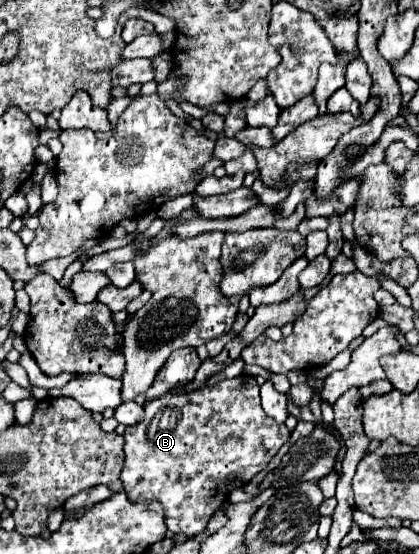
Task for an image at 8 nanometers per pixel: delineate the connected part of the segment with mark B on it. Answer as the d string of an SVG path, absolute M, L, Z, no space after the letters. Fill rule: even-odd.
M241 375L225 379L187 395L165 393L145 403L145 419L141 423L125 429L125 465L119 479L123 481L129 501L159 501L163 505L169 531L179 527L181 531L177 533L195 537L205 531L209 519L229 499L233 489L243 487L267 467L271 457L289 441L289 435L291 433L283 423L275 423L275 419L265 415L259 399L259 385L251 377Z

